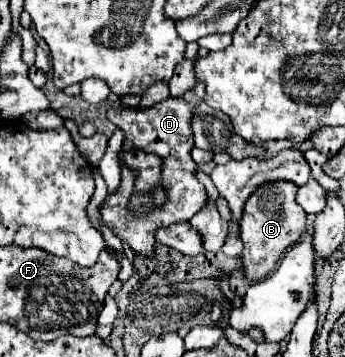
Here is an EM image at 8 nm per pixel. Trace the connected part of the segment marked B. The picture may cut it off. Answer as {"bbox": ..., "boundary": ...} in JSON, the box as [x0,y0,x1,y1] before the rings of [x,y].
{"bbox":[241,180,305,280],"boundary":[[[273,180],[267,184],[261,184],[245,202],[243,218],[241,218],[241,240],[245,244],[243,248],[243,268],[247,270],[247,276],[253,280],[265,278],[273,268],[277,266],[279,258],[287,248],[295,244],[295,240],[301,240],[305,234],[305,210],[295,202],[297,186],[287,180]]]}

